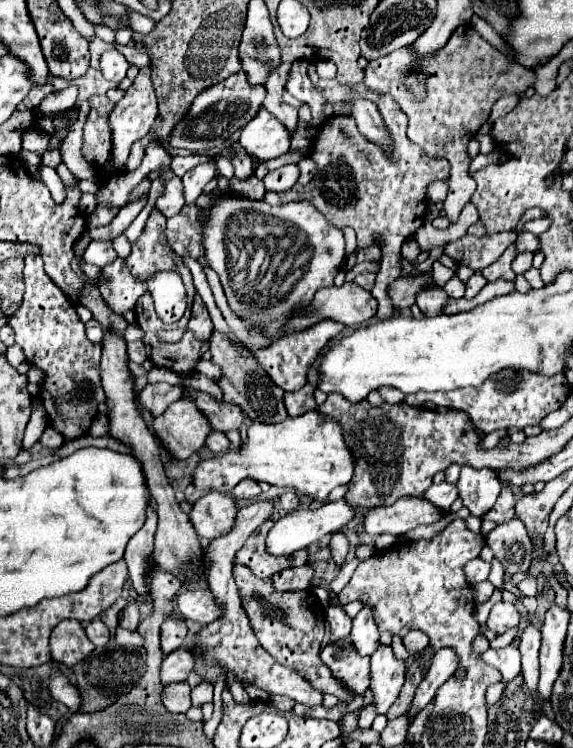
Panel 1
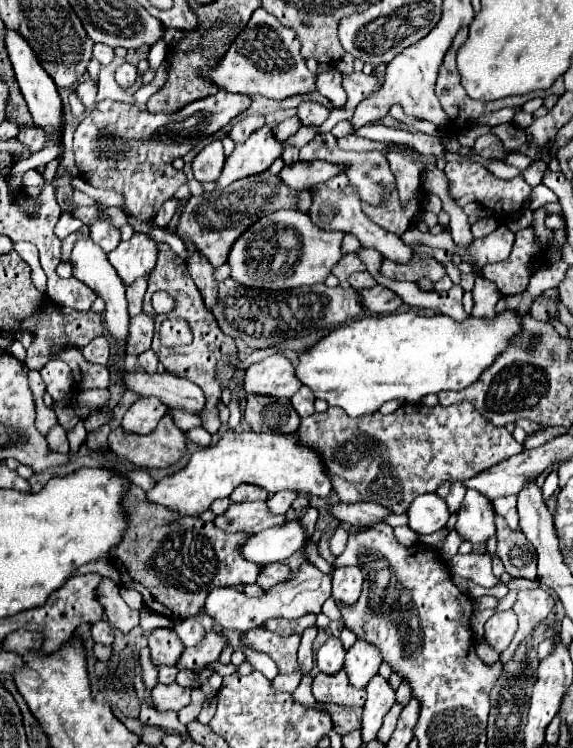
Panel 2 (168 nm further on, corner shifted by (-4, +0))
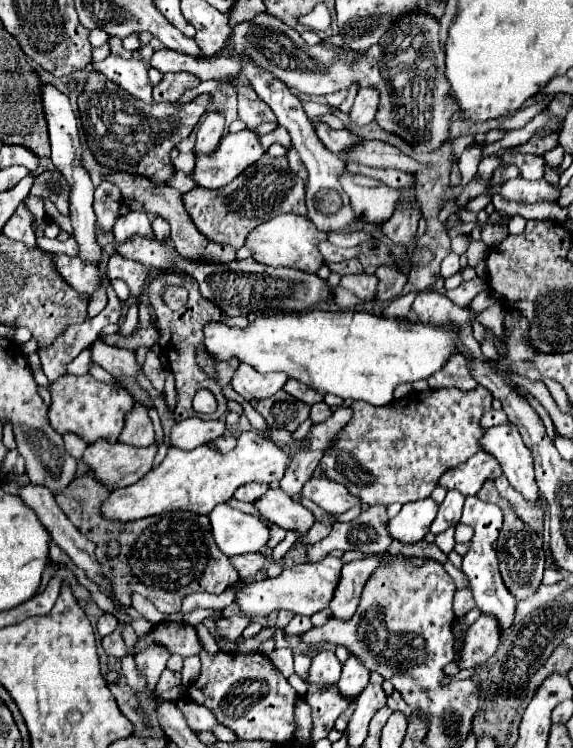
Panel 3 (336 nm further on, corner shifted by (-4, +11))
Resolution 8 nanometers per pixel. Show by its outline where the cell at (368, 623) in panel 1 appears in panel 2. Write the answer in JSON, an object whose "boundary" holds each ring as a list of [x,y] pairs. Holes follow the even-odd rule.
{"boundary":[[[355,641],[355,645],[345,655],[345,673],[349,677],[349,685],[363,689],[381,665],[381,655],[369,643]]]}

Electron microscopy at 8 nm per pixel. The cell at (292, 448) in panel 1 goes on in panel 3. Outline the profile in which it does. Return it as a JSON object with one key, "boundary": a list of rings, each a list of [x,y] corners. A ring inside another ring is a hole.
{"boundary":[[[247,430],[241,432],[237,438],[237,444],[231,452],[221,454],[215,446],[211,444],[201,444],[199,448],[193,448],[193,452],[183,452],[181,448],[169,448],[165,460],[157,466],[151,468],[149,474],[145,474],[139,482],[127,486],[127,488],[119,488],[119,492],[111,494],[107,498],[107,502],[103,504],[103,514],[107,518],[117,518],[117,520],[137,520],[137,518],[147,518],[147,516],[155,516],[155,514],[165,514],[165,512],[177,512],[177,510],[189,510],[195,514],[209,514],[217,504],[229,500],[233,496],[233,492],[249,482],[279,482],[283,478],[283,472],[287,470],[287,464],[291,462],[291,454],[281,450],[279,446],[275,446],[273,442],[265,440],[261,434],[257,434],[255,430]]]}

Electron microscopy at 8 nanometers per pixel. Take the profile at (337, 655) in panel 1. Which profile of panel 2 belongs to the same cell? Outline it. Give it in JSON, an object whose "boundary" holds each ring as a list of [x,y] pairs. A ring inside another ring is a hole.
{"boundary":[[[341,671],[339,675],[315,675],[313,697],[319,703],[335,703],[343,707],[363,707],[365,689],[355,691],[355,687],[347,687],[347,675],[345,671]]]}

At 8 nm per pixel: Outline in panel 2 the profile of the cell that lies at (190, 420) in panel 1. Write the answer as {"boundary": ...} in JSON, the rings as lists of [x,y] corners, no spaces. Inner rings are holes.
{"boundary":[[[165,415],[151,435],[123,435],[121,427],[109,433],[109,449],[141,469],[163,469],[181,459],[187,451],[187,437]]]}

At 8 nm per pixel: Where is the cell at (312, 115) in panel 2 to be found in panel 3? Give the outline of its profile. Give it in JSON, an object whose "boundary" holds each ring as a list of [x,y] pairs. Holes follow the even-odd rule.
{"boundary":[[[315,124],[315,132],[319,136],[319,140],[331,150],[331,152],[343,152],[347,150],[349,146],[355,146],[359,144],[361,140],[359,138],[353,138],[351,134],[339,134],[339,132],[333,132],[327,124]]]}

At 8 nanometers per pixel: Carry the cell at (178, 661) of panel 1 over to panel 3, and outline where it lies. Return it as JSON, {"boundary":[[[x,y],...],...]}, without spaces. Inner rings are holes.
{"boundary":[[[233,614],[229,618],[217,618],[215,620],[215,632],[221,640],[227,640],[227,642],[235,642],[241,632],[245,630],[245,626],[251,622],[249,616],[243,616],[243,614]]]}

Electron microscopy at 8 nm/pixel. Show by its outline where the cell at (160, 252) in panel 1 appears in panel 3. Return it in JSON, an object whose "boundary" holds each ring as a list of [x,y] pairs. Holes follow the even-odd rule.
{"boundary":[[[161,272],[157,278],[153,278],[149,282],[149,288],[147,288],[147,294],[149,294],[149,302],[151,302],[151,308],[157,316],[157,330],[159,330],[159,348],[161,348],[161,354],[167,358],[169,362],[169,370],[173,372],[175,376],[175,388],[177,388],[177,406],[175,406],[175,418],[177,420],[185,420],[189,416],[201,416],[201,418],[207,418],[207,414],[197,414],[191,406],[191,400],[195,396],[195,392],[199,388],[209,388],[219,406],[211,416],[211,420],[217,420],[221,418],[225,412],[227,412],[227,402],[225,402],[225,396],[223,396],[223,386],[231,382],[231,372],[235,372],[235,368],[239,366],[239,360],[215,360],[215,356],[211,356],[207,352],[207,356],[213,360],[213,366],[215,366],[215,378],[207,376],[203,372],[203,368],[197,364],[197,346],[203,344],[203,324],[213,324],[213,322],[219,322],[219,324],[227,324],[227,326],[235,326],[235,328],[245,328],[249,324],[246,316],[227,318],[219,308],[215,308],[215,304],[211,304],[207,298],[203,298],[199,294],[199,284],[195,284],[195,280],[191,280],[191,276],[183,276],[181,272]],[[167,284],[175,284],[175,286],[185,286],[189,290],[189,300],[185,304],[185,308],[173,312],[171,308],[157,308],[157,296],[163,292],[163,286]]]}

